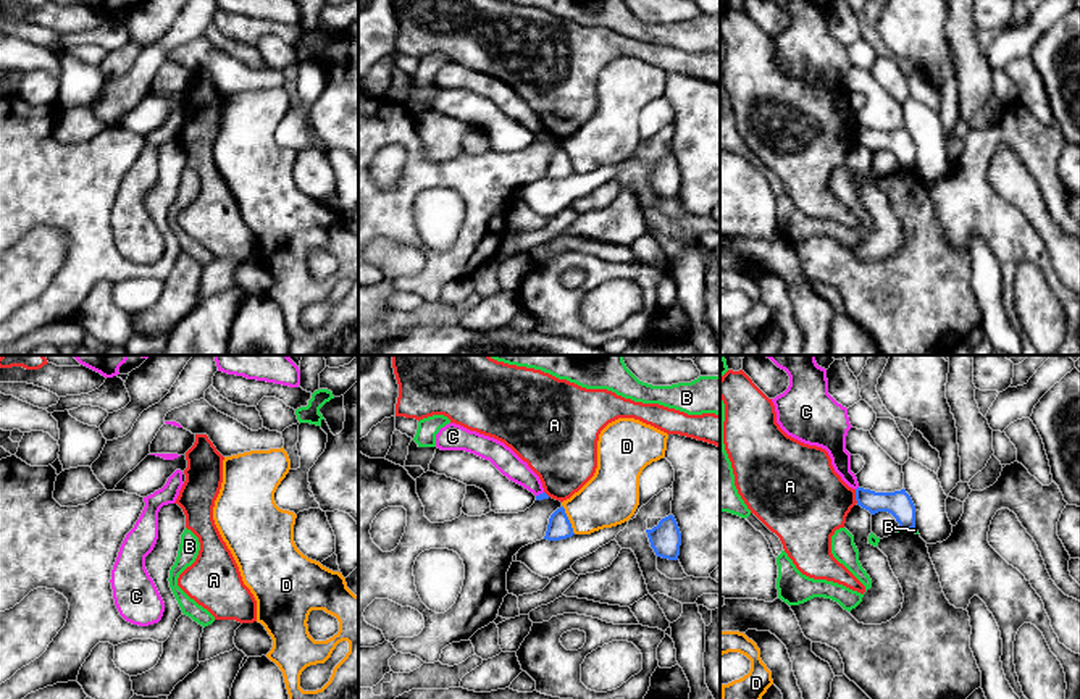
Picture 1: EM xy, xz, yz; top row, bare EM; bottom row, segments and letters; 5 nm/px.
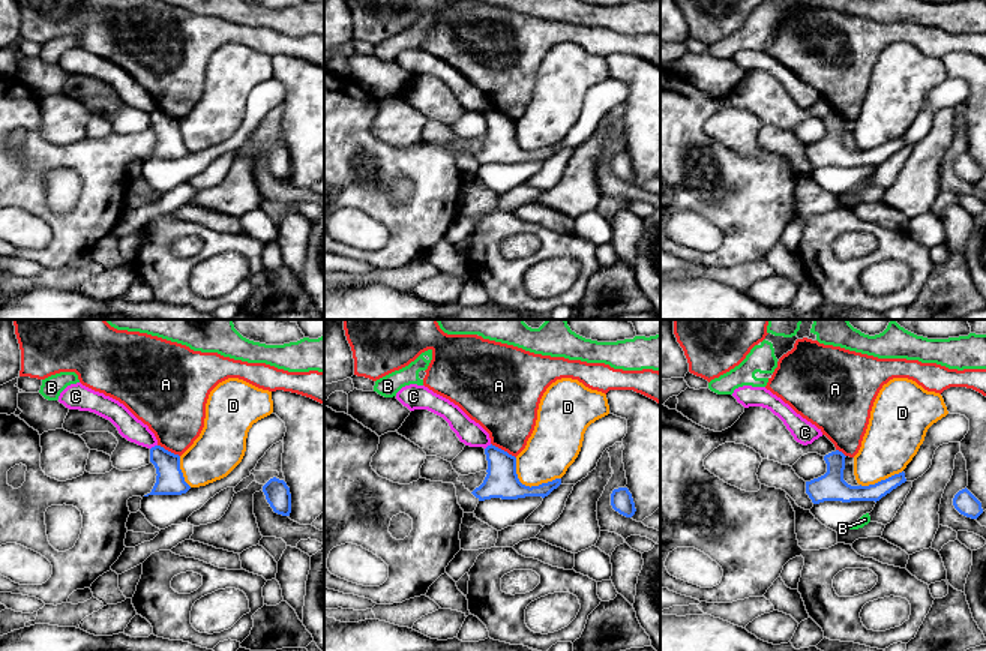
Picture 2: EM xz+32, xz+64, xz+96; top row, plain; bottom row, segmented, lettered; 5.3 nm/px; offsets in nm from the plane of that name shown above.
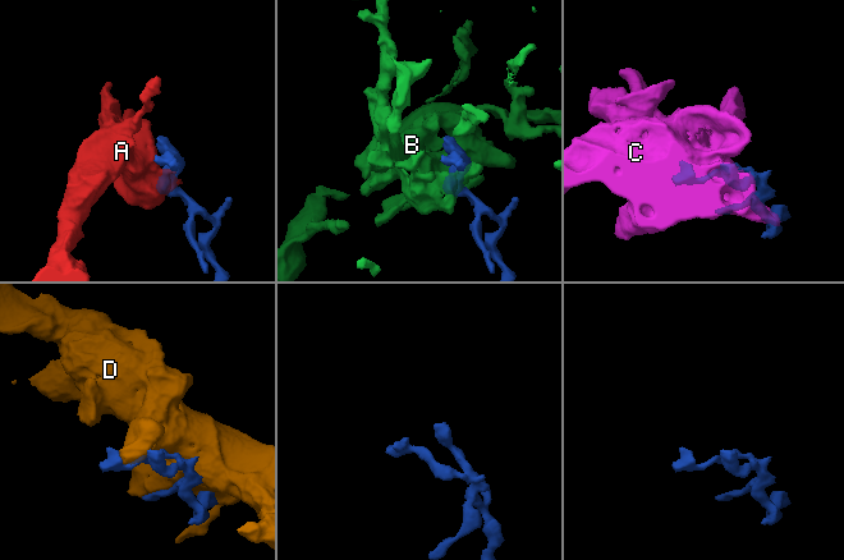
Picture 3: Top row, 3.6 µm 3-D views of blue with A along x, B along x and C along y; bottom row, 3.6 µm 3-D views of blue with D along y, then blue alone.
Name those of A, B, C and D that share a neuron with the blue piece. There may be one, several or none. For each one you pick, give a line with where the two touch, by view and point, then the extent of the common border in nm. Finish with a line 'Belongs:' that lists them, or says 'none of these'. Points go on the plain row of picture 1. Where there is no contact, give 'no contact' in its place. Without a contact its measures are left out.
Belongs: none of these

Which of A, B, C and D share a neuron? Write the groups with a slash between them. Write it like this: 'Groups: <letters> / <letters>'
Groups: A / B / C D

